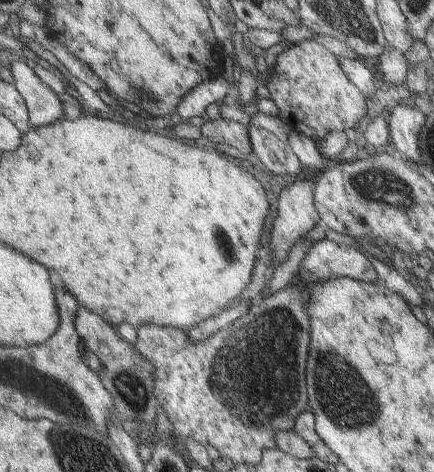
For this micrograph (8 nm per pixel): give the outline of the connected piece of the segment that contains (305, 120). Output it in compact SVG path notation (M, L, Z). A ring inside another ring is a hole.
M313 39L281 52L269 75L267 88L280 118L307 137L321 140L333 130L356 129L365 118L368 102L364 94L345 74L337 56Z

